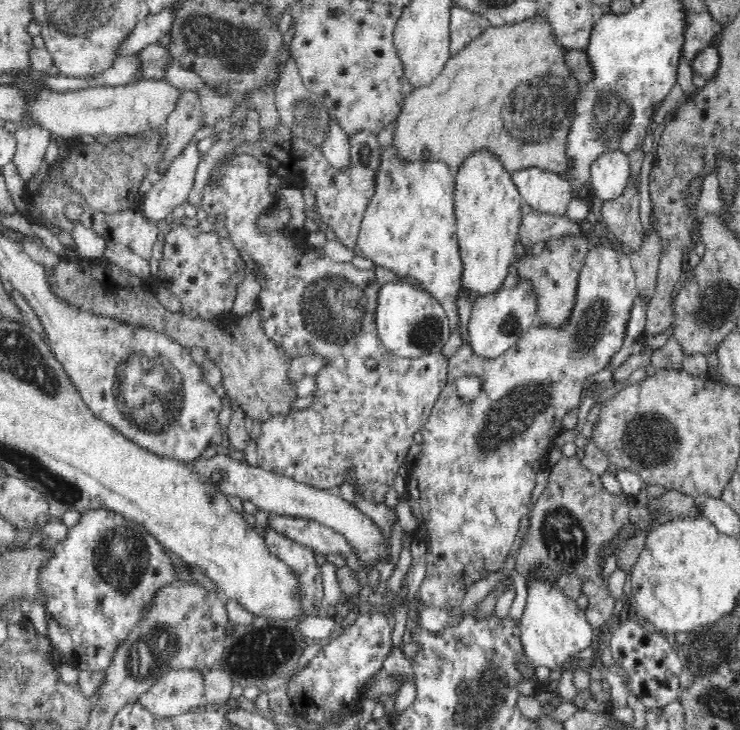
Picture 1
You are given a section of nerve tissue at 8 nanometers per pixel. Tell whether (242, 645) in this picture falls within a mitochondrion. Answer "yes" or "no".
no

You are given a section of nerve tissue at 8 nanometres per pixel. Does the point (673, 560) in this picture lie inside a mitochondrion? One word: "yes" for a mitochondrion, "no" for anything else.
yes

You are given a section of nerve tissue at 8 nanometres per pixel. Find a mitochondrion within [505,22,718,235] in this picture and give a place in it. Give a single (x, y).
(610, 115)

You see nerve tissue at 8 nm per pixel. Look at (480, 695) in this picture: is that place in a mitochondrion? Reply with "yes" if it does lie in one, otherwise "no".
yes

